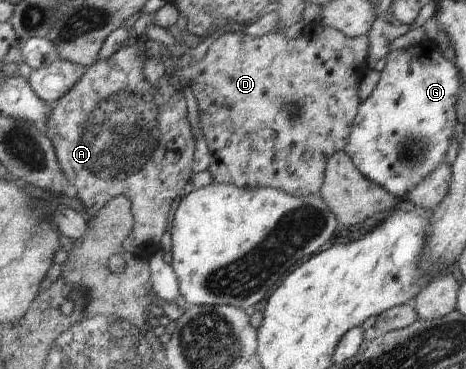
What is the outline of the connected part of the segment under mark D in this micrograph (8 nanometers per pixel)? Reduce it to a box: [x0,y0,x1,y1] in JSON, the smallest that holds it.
[174,20,371,197]

